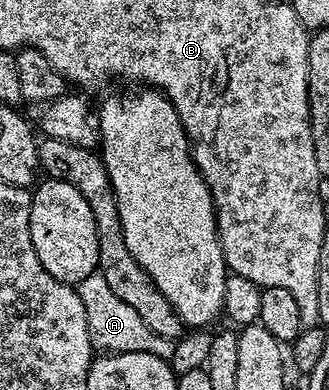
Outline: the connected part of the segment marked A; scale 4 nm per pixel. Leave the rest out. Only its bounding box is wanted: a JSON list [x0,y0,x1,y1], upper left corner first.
[75,270,169,354]

